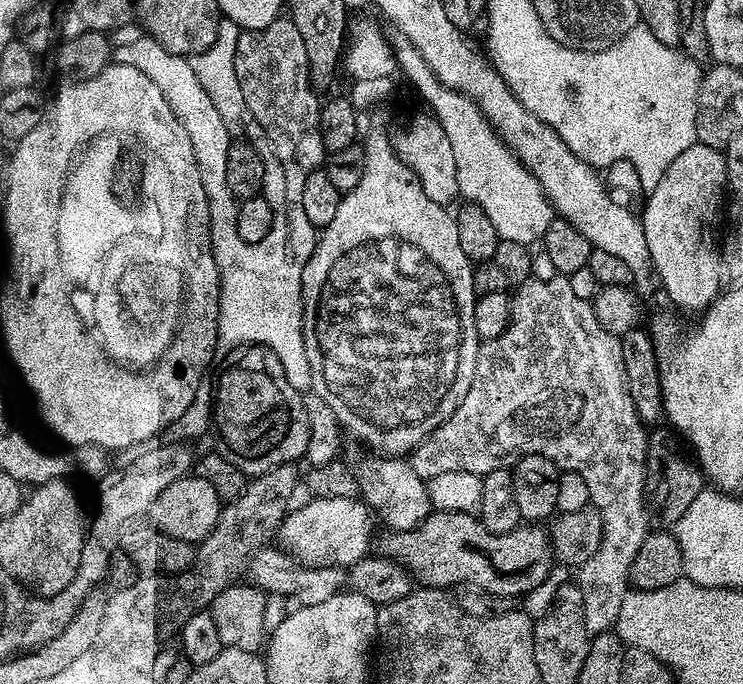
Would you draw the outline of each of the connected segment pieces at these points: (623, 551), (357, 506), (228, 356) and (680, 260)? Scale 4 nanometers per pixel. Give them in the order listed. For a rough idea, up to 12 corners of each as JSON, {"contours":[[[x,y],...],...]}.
{"contours":[[[525,279],[410,453],[536,452],[604,523],[584,625],[615,629],[647,538],[646,428],[572,280]],[[309,498],[278,529],[306,564],[351,566],[369,555],[363,499]],[[265,344],[223,353],[211,423],[245,474],[296,462],[304,396]],[[691,144],[640,212],[668,300],[699,313],[718,282],[723,153]]]}

